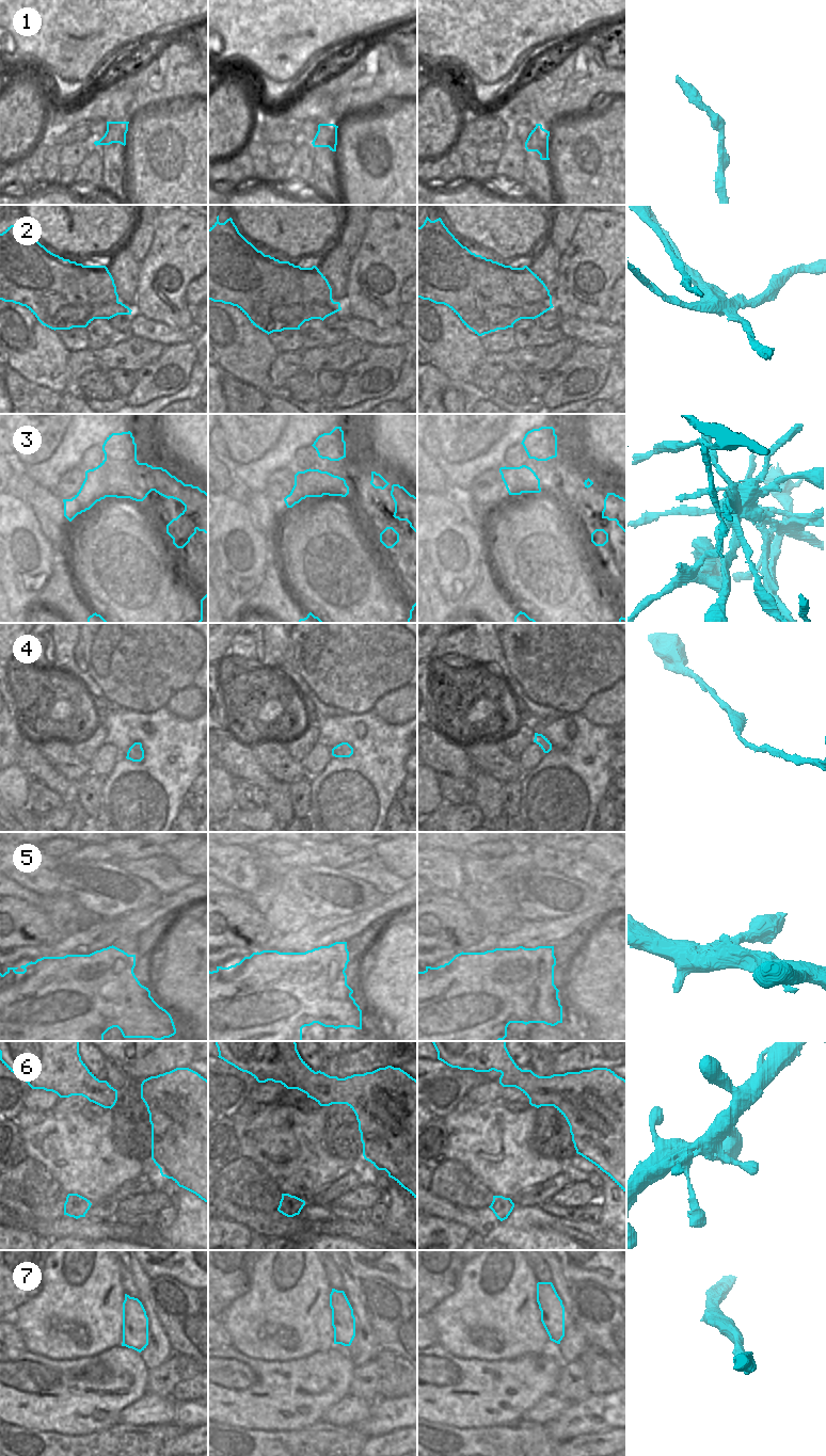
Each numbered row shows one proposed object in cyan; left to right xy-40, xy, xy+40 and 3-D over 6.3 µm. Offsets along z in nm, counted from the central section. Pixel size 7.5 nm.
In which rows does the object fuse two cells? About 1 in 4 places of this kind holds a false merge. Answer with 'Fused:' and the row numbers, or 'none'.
Fused: 2, 3

